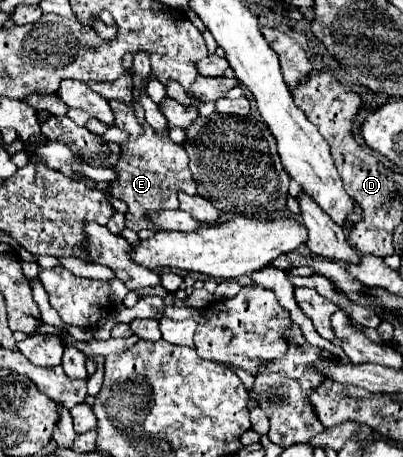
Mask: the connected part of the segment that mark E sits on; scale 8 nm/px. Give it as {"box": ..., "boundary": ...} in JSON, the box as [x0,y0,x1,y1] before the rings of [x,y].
{"box":[108,99,196,231],"boundary":[[[108,99],[110,107],[114,109],[114,127],[130,133],[130,137],[120,145],[122,157],[114,171],[118,175],[116,181],[110,183],[110,193],[116,199],[122,199],[128,205],[126,211],[126,227],[140,231],[160,231],[148,219],[148,213],[158,213],[164,209],[178,209],[178,193],[184,191],[186,195],[196,195],[196,185],[188,169],[188,157],[182,145],[174,145],[168,137],[168,129],[164,133],[156,133],[148,123],[138,123],[134,103],[126,103],[120,99]]]}

